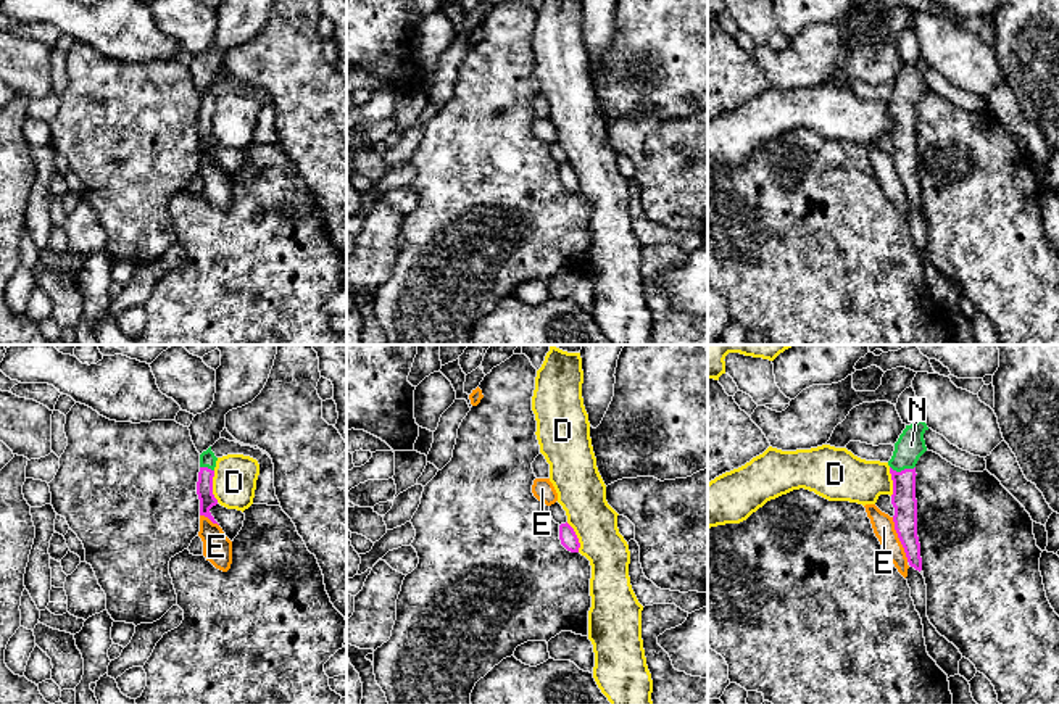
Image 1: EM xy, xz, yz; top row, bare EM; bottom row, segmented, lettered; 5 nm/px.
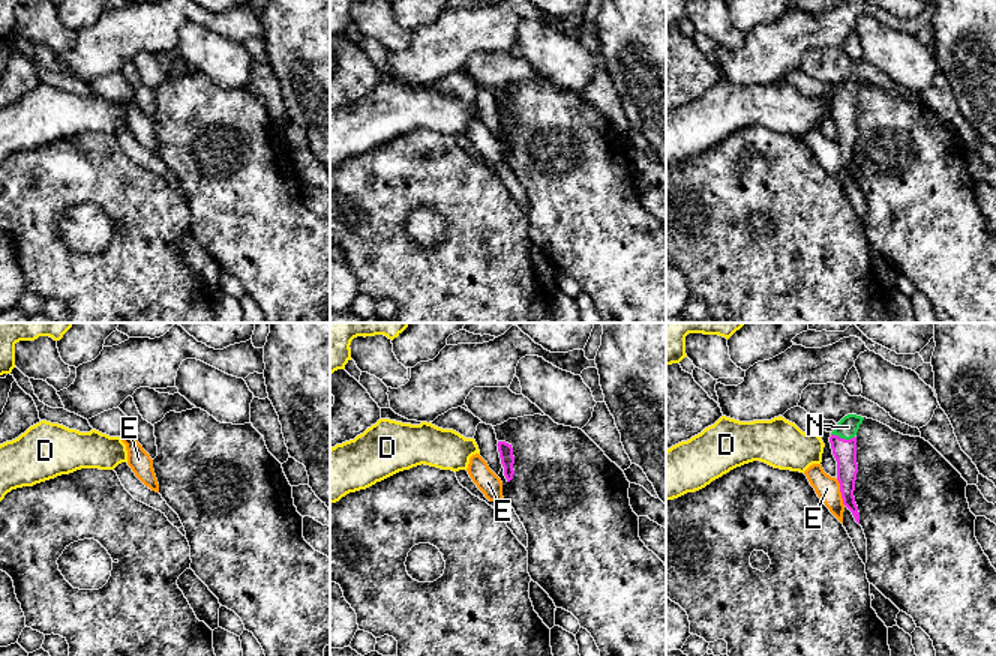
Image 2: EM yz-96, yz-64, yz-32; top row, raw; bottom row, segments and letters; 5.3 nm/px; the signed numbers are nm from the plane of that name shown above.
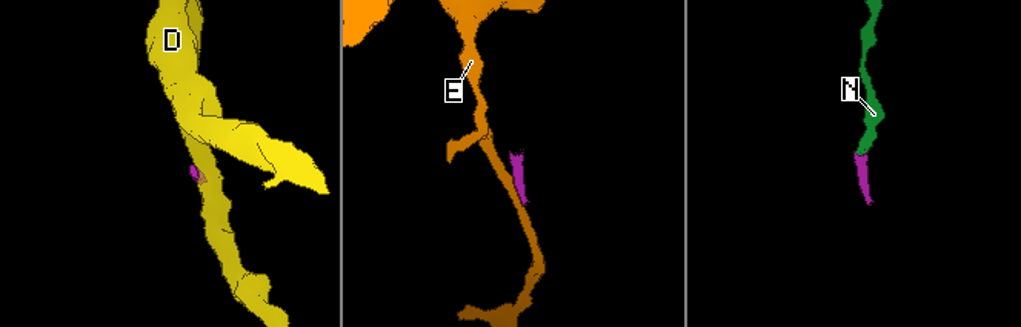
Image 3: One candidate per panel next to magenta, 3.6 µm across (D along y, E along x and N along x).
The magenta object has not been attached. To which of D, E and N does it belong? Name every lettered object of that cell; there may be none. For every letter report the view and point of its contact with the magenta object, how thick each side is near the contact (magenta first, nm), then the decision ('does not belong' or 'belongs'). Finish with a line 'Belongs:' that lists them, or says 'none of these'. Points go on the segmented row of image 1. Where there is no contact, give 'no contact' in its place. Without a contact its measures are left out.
D: xy (211, 487) | 80/220 nm | does not belong
E: yz (900, 540) | 120/110 nm | does not belong
N: yz (903, 471) | 120/140 nm | belongs
Belongs: N

